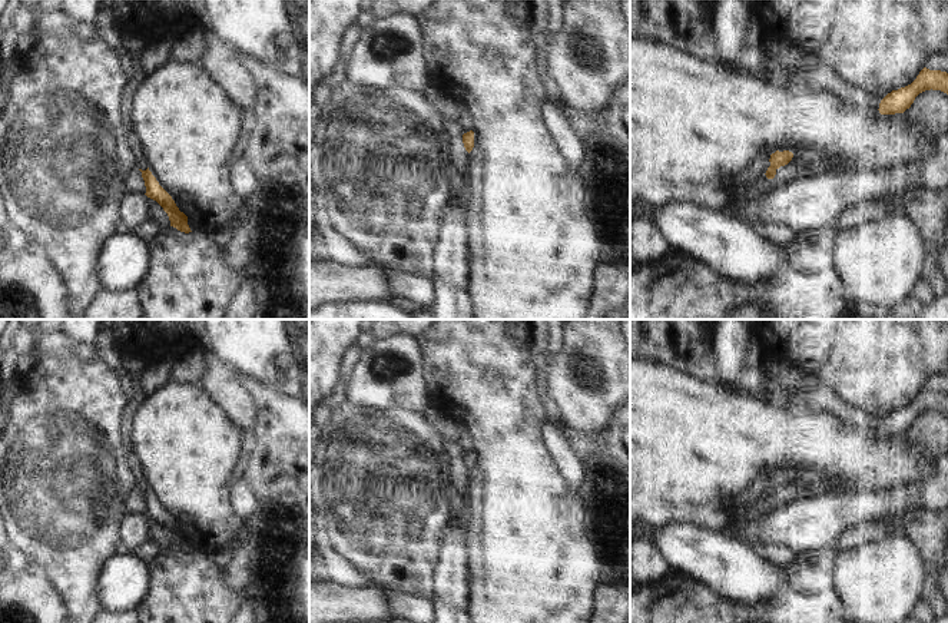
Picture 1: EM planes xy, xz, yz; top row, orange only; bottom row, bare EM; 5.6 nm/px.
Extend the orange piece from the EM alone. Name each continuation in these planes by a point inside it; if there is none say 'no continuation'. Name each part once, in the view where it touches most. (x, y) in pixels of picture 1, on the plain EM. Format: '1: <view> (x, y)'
no continuation

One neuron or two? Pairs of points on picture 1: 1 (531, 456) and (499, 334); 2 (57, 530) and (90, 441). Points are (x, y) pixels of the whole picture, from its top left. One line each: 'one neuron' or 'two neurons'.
1: one neuron
2: one neuron

